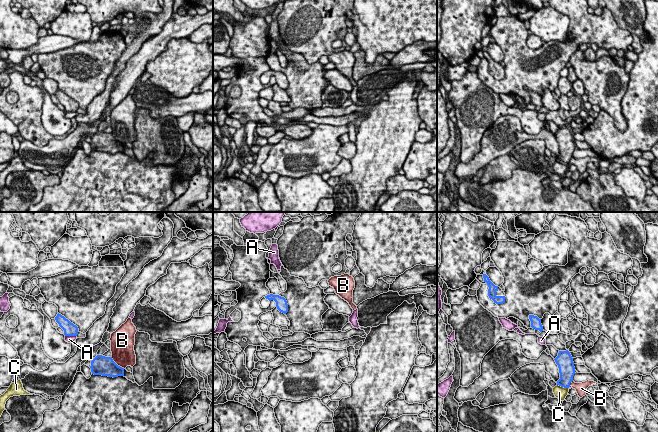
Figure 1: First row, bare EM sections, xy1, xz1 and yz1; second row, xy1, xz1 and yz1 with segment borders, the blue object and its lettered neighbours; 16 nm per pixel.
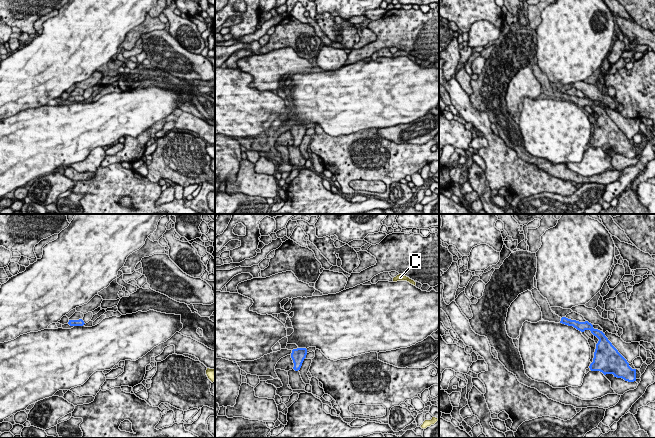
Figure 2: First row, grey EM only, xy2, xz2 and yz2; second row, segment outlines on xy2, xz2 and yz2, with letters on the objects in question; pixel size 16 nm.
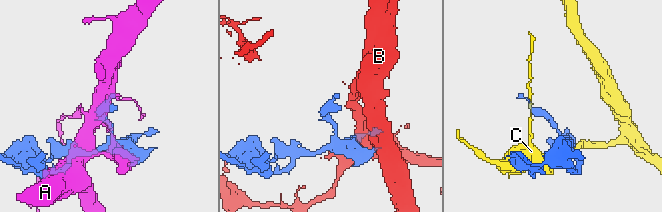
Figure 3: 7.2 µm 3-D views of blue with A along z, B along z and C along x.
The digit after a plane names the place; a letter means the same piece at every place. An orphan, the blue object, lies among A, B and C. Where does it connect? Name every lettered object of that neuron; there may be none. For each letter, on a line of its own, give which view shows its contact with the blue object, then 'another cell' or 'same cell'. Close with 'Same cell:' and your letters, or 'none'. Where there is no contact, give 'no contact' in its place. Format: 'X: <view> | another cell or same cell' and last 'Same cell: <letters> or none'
A: xy1 | another cell
B: xy1 | another cell
C: yz1 | another cell
Same cell: none

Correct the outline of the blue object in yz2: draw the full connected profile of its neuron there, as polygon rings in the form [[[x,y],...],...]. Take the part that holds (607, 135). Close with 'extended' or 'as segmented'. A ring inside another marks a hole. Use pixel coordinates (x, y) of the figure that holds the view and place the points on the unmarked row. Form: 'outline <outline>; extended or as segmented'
outline [[[537,64],[532,65],[531,68],[541,84],[544,97],[573,102],[581,108],[590,106],[599,115],[596,120],[593,138],[589,142],[591,147],[600,147],[604,151],[613,150],[614,153],[622,154],[628,158],[636,157],[636,145],[632,145],[629,142],[627,136],[618,128],[602,107],[594,105],[593,101],[588,97],[579,98],[566,93],[559,93],[552,88],[547,75],[540,70]]]; extended

